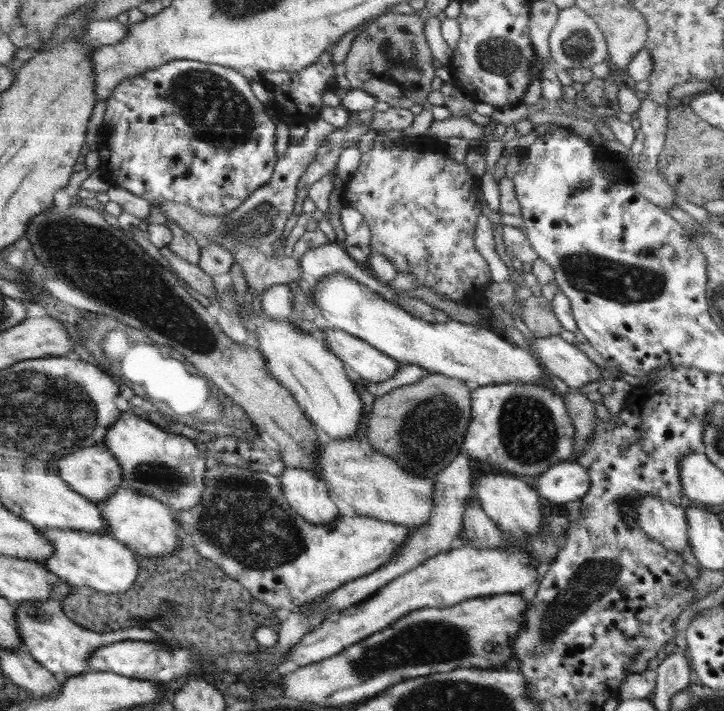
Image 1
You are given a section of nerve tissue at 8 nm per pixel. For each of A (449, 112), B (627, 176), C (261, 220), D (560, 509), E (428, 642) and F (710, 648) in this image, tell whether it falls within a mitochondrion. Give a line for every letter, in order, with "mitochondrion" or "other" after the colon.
A: other
B: other
C: mitochondrion
D: other
E: mitochondrion
F: other

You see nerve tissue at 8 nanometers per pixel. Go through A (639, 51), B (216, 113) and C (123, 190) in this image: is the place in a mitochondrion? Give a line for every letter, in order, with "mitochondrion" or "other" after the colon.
A: other
B: mitochondrion
C: other

